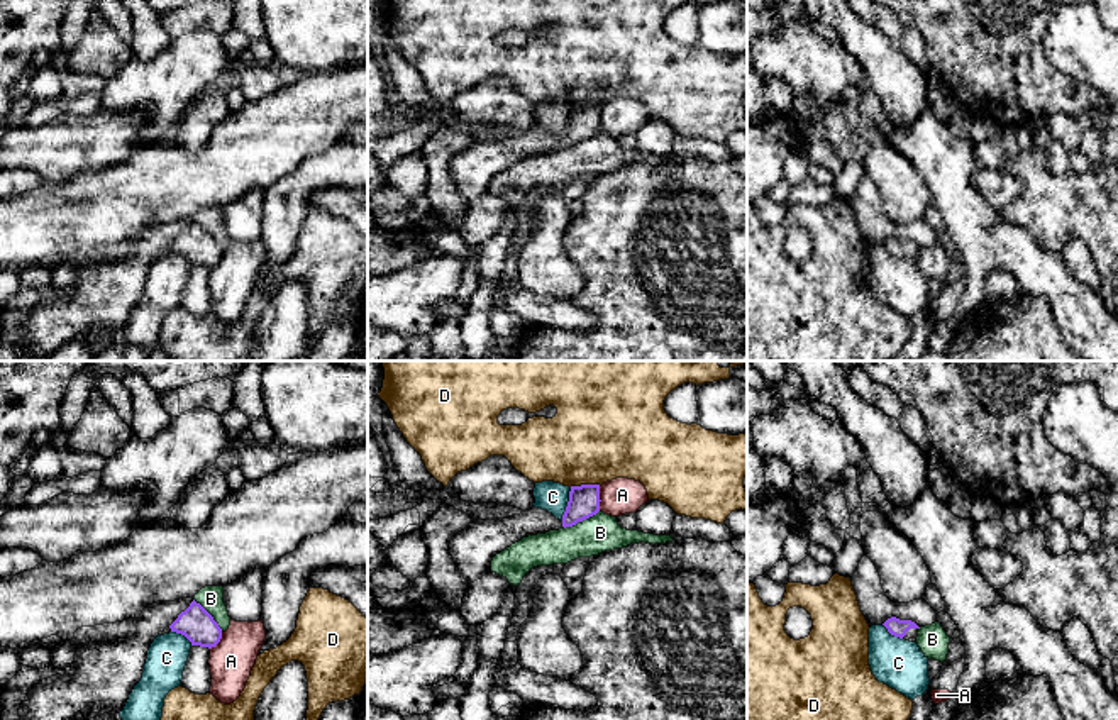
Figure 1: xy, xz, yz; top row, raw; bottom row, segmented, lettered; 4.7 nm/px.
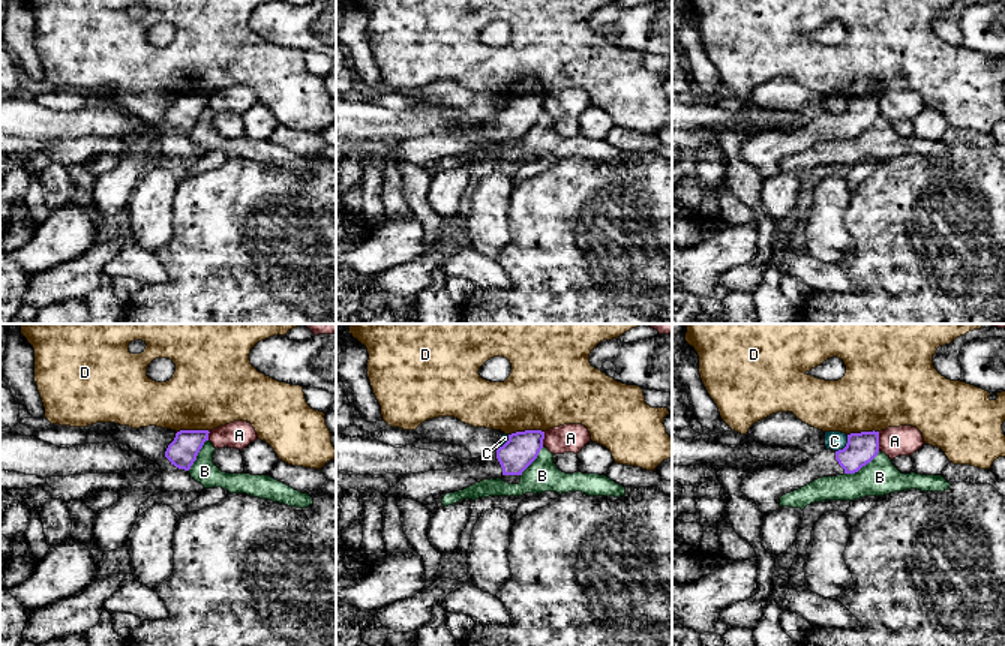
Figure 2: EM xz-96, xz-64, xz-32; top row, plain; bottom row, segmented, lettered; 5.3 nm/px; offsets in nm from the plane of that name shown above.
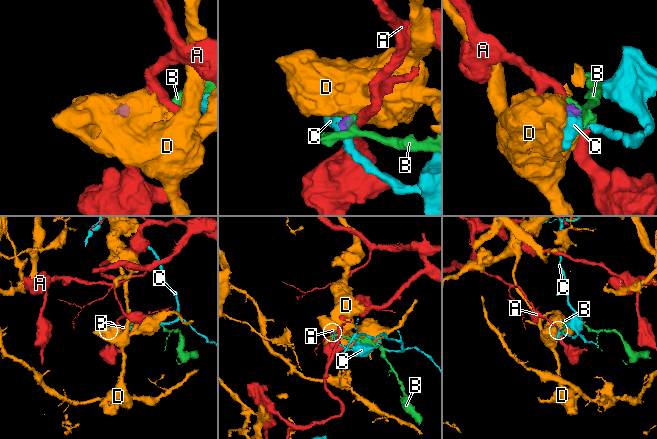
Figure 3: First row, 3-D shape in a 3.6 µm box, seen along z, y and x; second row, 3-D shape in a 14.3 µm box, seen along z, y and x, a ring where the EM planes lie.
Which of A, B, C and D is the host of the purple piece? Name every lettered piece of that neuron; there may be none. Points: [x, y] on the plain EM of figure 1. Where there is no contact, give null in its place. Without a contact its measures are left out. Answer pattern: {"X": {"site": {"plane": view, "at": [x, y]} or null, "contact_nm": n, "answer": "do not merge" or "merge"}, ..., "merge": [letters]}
{"A": {"site": {"plane": "xz", "at": [598, 119]}, "contact_nm": 120, "answer": "do not merge"}, "B": {"site": {"plane": "xz", "at": [580, 141]}, "contact_nm": 190, "answer": "do not merge"}, "C": {"site": {"plane": "xz", "at": [568, 126]}, "contact_nm": 170, "answer": "do not merge"}, "D": {"site": {"plane": "xz", "at": [585, 105]}, "contact_nm": 150, "answer": "do not merge"}, "merge": []}

